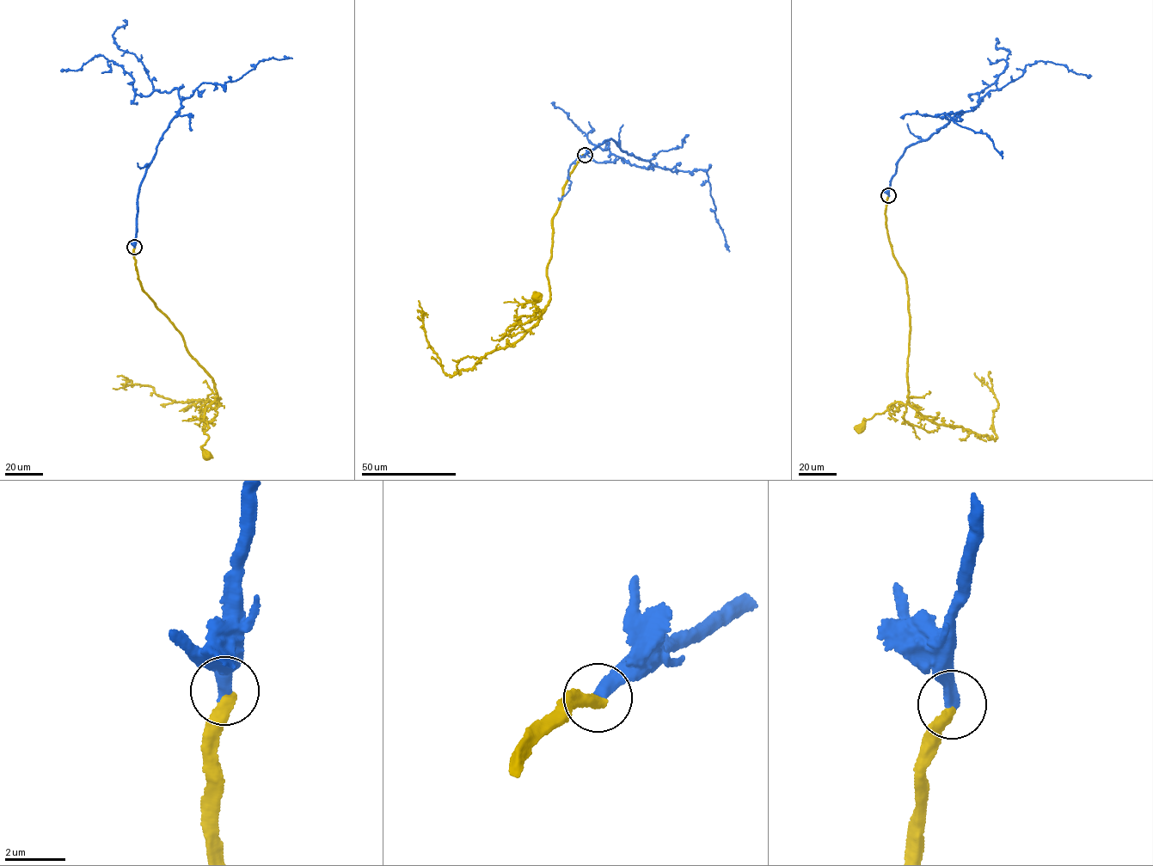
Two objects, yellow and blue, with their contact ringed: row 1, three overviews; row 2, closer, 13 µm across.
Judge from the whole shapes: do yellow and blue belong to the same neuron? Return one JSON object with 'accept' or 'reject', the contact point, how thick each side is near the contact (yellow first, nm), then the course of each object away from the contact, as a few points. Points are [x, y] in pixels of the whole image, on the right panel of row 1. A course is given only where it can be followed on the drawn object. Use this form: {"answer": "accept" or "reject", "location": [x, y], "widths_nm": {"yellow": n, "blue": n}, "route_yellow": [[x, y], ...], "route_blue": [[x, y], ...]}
{"answer": "accept", "location": [888, 195], "widths_nm": {"yellow": 380, "blue": 360}, "route_yellow": [[888, 195], [886, 228], [908, 292], [908, 402], [897, 401], [881, 414], [864, 419], [860, 428]], "route_blue": [[888, 195], [890, 180], [904, 149], [976, 108], [988, 92], [1021, 76], [1026, 65], [1051, 62], [1091, 76]]}

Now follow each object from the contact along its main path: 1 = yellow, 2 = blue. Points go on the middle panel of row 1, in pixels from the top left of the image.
1: (584, 155), (570, 173), (552, 218), (546, 271), (550, 299), (541, 313), (536, 297)
2: (584, 155), (610, 138), (653, 164), (598, 162), (586, 154), (571, 164), (569, 190), (558, 200)

